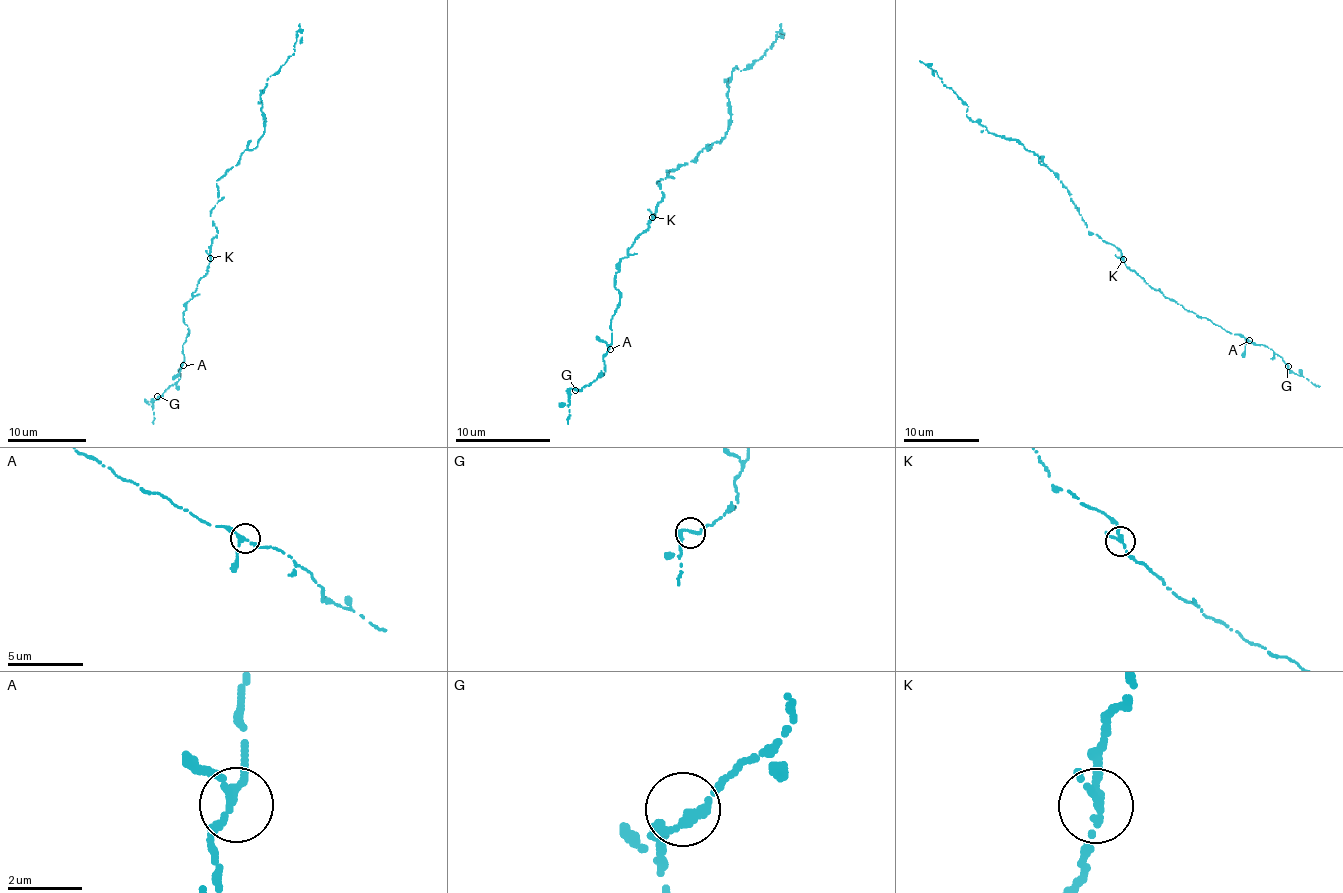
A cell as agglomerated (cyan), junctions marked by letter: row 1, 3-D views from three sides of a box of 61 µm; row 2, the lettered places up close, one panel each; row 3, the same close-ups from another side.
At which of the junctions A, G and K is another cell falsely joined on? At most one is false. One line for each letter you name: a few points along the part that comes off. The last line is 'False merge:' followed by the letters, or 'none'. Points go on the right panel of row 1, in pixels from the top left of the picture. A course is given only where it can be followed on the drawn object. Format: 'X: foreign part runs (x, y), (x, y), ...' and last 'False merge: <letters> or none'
False merge: none

